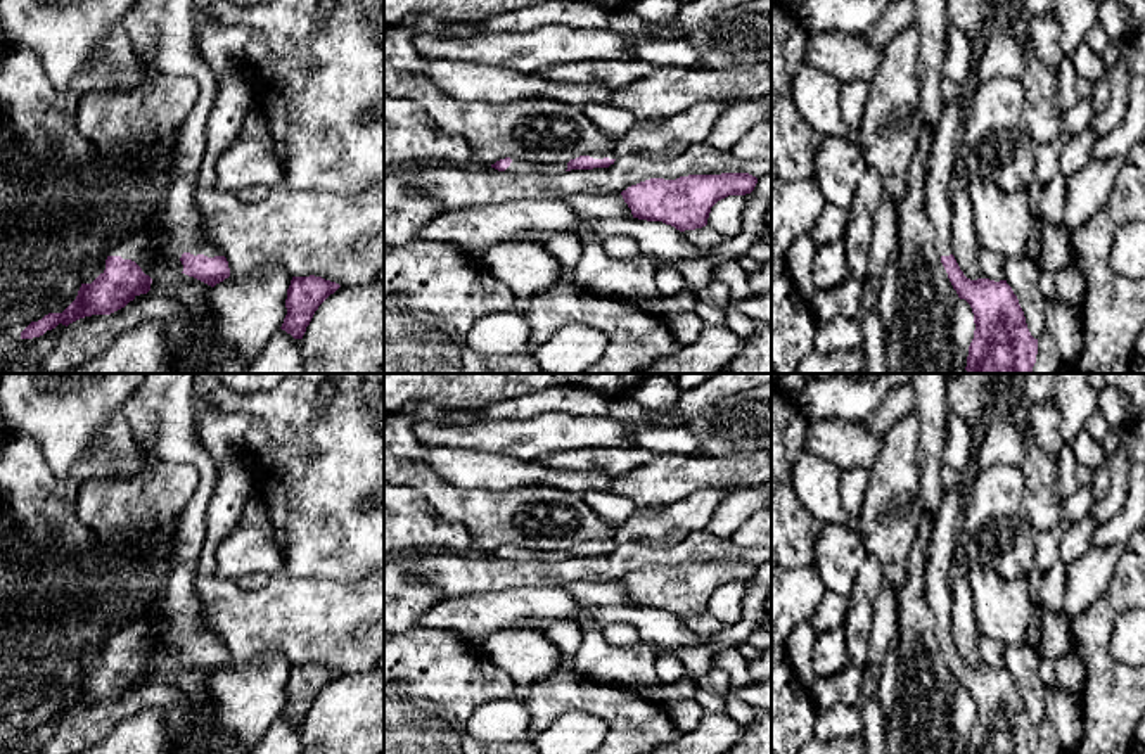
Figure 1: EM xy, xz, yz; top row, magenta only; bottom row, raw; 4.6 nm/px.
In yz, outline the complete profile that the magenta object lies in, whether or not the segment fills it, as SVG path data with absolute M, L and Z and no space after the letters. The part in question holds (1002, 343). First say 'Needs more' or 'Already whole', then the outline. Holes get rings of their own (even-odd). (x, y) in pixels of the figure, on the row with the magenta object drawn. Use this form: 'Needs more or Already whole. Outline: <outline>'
Needs more. Outline: M962 100L951 105L943 104L927 163L925 208L937 237L937 252L948 278L958 297L965 299L974 313L975 330L969 346L965 370L967 374L1031 374L1036 363L1038 339L1031 335L1024 311L1012 287L1007 284L1007 280L995 282L989 278L967 278L953 256L950 239L950 190L955 185L953 169L960 156L963 116L965 107Z

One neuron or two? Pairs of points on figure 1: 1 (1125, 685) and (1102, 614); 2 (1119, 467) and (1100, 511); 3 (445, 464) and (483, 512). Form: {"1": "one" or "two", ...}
{"1": "one", "2": "one", "3": "two"}

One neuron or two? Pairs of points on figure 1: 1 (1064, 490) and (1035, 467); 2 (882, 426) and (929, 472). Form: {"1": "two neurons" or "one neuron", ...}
{"1": "two neurons", "2": "two neurons"}

